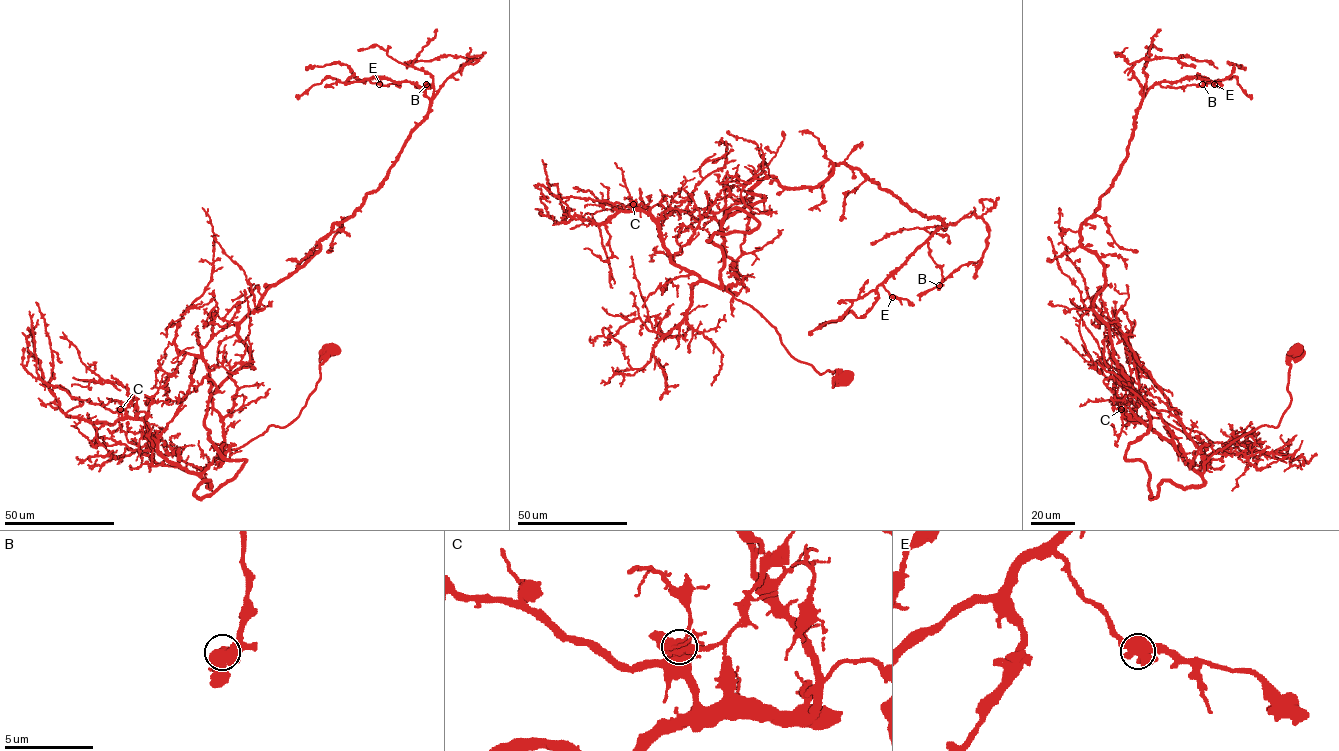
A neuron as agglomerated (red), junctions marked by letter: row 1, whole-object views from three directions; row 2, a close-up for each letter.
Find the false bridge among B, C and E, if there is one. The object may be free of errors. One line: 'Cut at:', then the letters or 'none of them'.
Cut at: C

